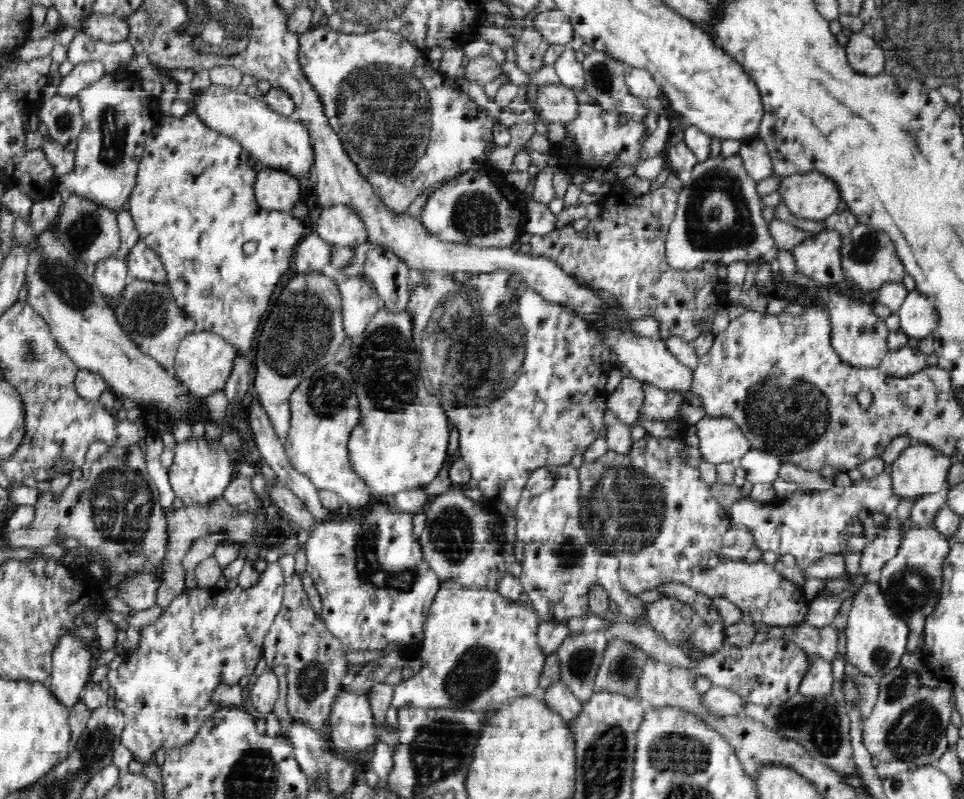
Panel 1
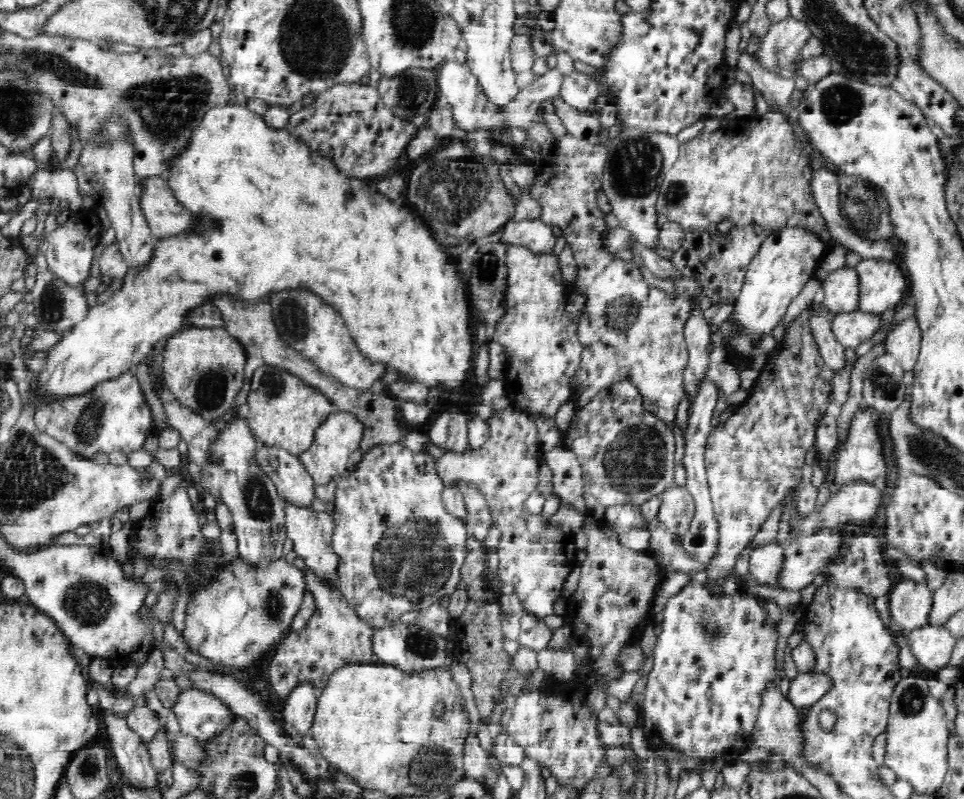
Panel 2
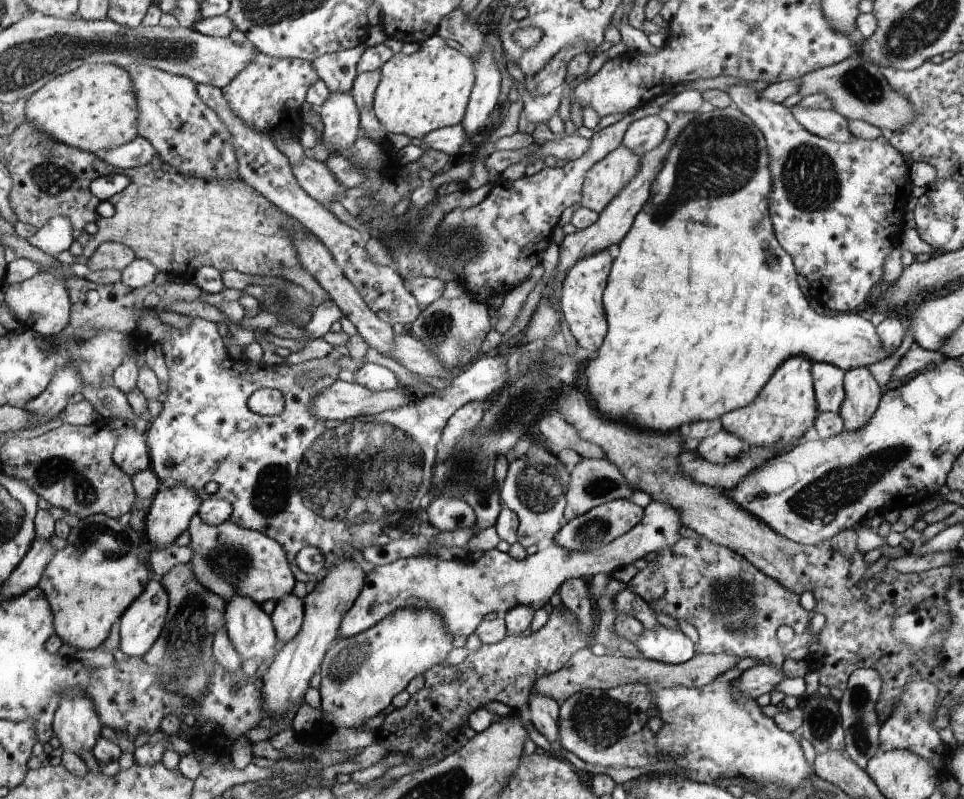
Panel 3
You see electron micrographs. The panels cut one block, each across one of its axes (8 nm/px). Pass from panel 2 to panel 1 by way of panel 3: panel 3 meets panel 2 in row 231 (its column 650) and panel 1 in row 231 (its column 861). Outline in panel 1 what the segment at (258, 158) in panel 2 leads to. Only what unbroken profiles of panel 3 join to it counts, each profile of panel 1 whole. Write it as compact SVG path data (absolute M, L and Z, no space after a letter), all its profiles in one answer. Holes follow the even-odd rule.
M346 204L322 210L316 232L324 242L340 248L342 246L358 248L364 240L368 240L368 228L364 220Z

